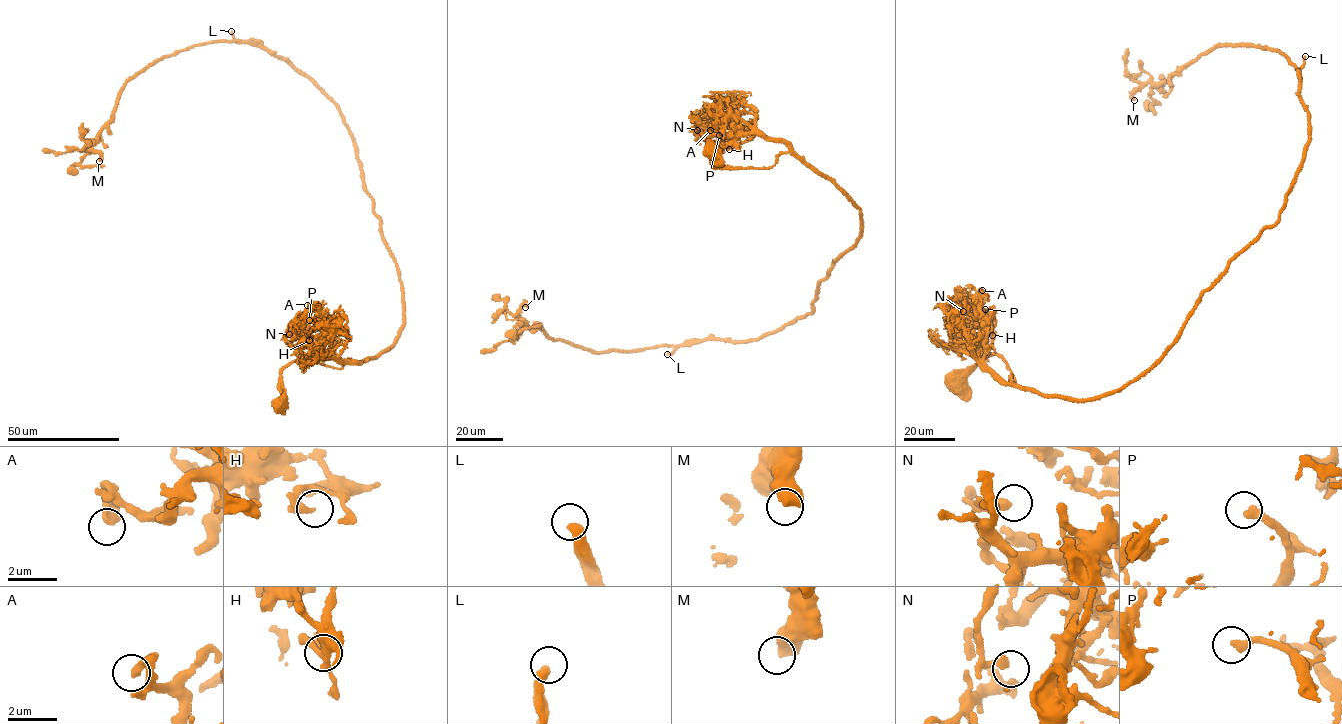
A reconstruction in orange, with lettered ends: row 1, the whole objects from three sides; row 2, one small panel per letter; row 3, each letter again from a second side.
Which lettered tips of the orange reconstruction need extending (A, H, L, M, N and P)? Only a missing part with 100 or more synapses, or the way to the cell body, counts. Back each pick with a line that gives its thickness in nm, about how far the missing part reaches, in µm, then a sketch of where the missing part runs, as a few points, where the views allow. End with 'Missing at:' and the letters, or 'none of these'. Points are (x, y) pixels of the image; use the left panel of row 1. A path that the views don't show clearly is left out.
L: 400 nm thick; about 30 µm are missing; missing branch runs (231, 31), (231, 18)
Missing at: L

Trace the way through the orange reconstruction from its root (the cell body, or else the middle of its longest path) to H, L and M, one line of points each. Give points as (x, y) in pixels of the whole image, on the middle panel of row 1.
H: (715, 152), (710, 162), (719, 168), (767, 168), (789, 148), (756, 134), (723, 134), (718, 142), (729, 149)
L: (715, 152), (710, 162), (726, 169), (794, 153), (859, 209), (861, 231), (811, 313), (756, 339), (667, 354)
M: (715, 152), (726, 169), (788, 151), (859, 209), (811, 313), (756, 339), (595, 352), (530, 328), (525, 307)

